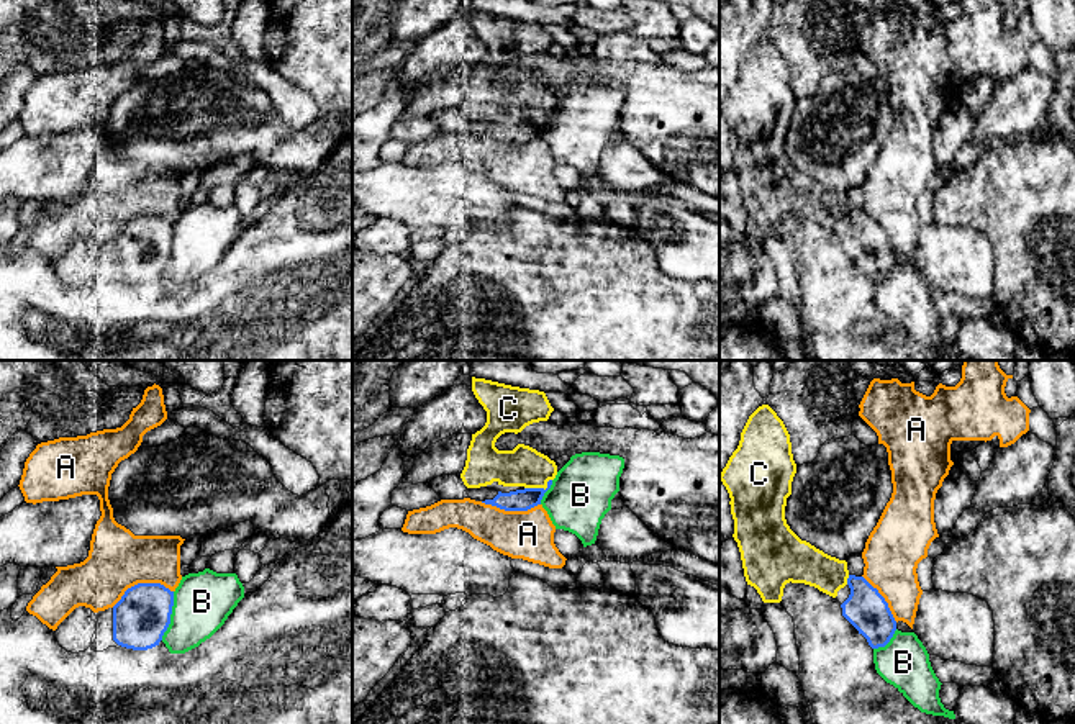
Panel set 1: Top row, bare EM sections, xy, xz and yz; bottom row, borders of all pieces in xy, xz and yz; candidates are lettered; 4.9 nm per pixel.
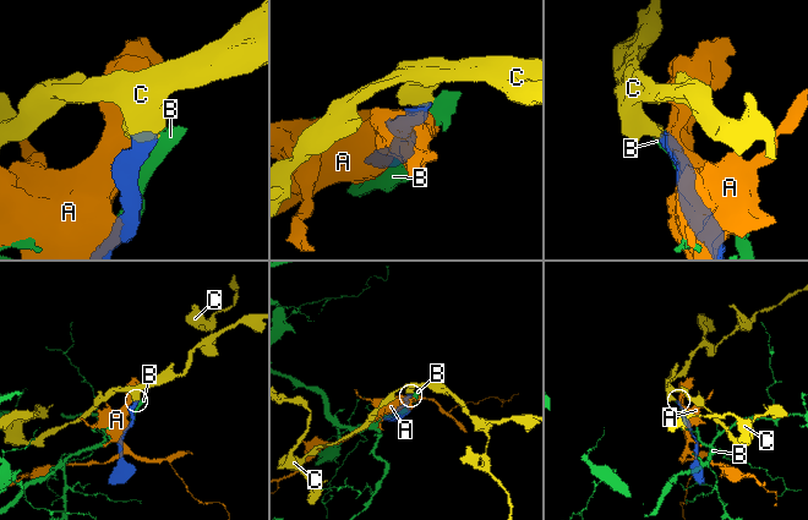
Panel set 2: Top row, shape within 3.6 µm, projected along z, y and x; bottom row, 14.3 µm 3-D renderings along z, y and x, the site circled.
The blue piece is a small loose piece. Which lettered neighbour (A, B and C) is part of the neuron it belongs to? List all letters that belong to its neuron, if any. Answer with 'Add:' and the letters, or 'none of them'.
Add: C

